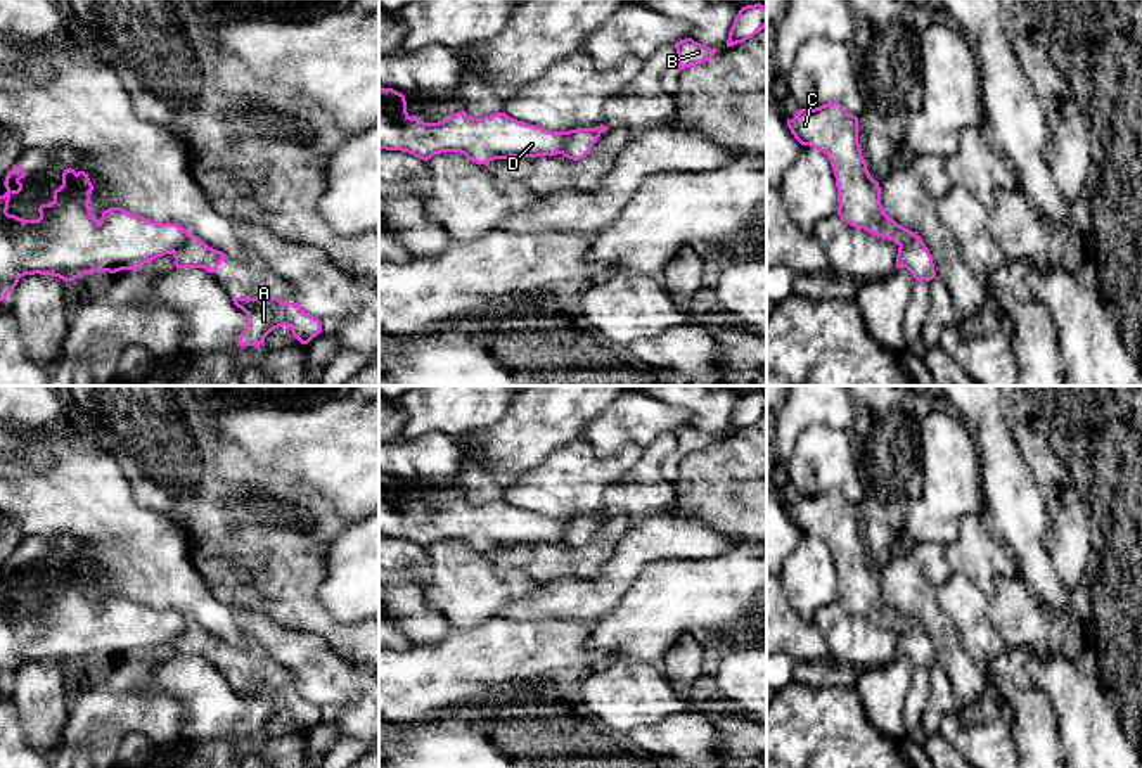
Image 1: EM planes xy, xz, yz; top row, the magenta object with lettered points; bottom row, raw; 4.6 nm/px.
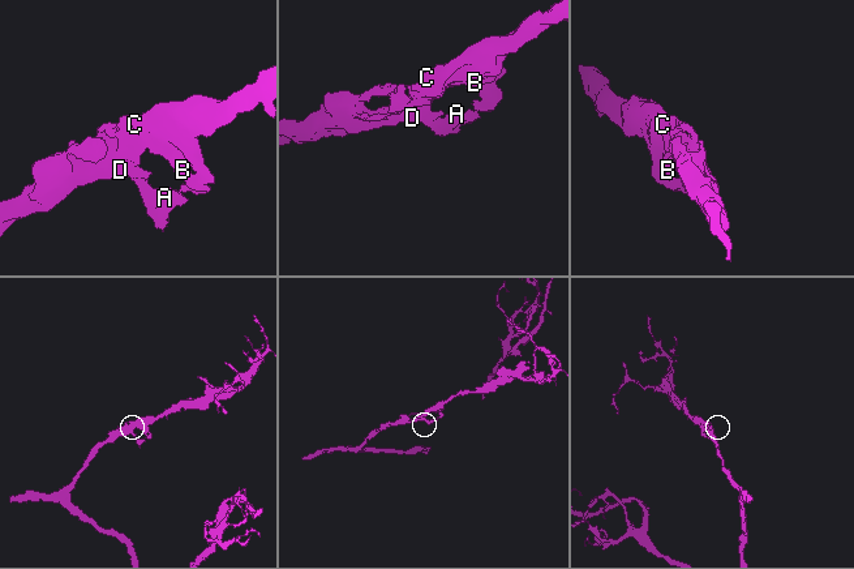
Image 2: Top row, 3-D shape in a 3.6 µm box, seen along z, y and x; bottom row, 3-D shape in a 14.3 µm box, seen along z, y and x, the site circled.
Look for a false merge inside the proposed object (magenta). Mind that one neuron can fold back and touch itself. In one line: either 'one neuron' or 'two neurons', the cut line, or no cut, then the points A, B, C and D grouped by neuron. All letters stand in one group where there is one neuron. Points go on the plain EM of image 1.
two neurons; cut xz (566, 519), (566, 530), (559, 540); groups A / B C D

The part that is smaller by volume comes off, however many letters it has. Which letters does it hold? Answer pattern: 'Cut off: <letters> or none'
Cut off: A

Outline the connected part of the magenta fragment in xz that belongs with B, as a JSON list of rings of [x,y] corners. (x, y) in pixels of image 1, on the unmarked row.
[[[692,426],[680,427],[673,432],[678,441],[678,455],[685,457],[696,451],[703,451],[711,446],[718,438],[708,436]]]

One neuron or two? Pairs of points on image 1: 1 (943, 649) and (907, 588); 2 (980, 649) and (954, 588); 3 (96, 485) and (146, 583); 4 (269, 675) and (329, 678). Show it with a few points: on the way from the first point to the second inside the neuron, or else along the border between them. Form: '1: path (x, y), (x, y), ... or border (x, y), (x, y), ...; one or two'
1: path (943, 633), (921, 604); one
2: path (978, 633), (968, 604); one
3: path (97, 509), (108, 526), (141, 559); one
4: border (265, 649), (293, 673), (296, 689); two

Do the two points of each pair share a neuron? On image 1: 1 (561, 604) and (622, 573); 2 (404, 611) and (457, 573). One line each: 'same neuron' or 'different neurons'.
1: same neuron
2: different neurons

